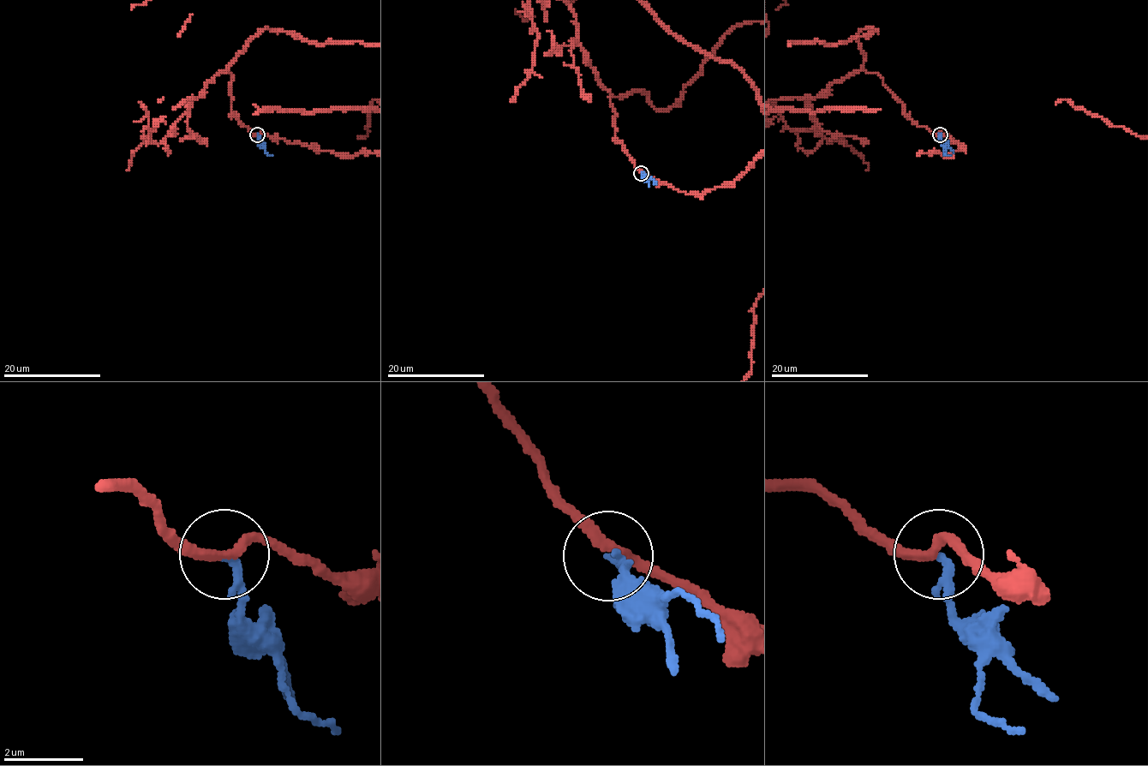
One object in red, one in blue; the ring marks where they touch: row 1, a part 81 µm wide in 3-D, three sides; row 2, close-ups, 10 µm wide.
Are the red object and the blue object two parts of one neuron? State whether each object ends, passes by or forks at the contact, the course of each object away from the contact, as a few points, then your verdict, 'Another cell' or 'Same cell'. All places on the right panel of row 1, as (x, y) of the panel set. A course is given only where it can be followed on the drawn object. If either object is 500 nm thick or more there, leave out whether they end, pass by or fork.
At the ring red passes by. At the ring blue ends. Course of blue: (939, 134), (944, 152), (950, 156). Same cell

